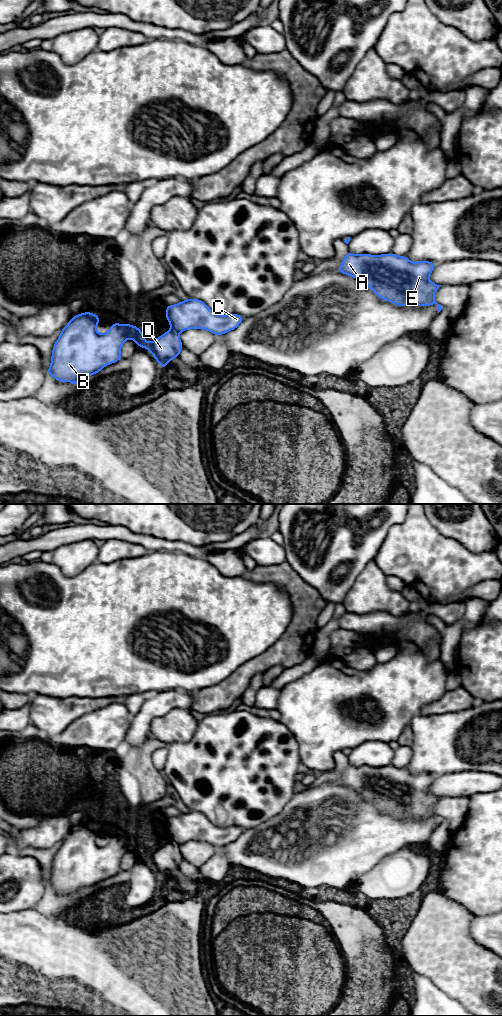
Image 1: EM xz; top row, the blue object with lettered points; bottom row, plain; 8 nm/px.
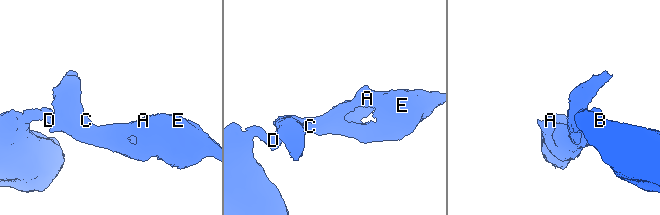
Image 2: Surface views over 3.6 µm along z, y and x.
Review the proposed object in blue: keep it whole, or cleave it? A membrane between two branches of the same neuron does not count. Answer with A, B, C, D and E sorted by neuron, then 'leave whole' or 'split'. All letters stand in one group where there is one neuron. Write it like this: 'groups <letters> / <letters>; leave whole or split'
groups A C E / B D; split

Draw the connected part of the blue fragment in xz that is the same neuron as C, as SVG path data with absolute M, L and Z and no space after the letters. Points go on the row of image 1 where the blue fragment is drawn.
M187 299L166 306L166 319L178 333L188 329L204 329L214 335L223 335L236 329L244 317L239 314L220 315L199 299Z

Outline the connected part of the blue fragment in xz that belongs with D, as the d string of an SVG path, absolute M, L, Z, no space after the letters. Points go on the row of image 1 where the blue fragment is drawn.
M91 312L72 317L53 346L47 373L59 382L72 382L75 387L82 377L121 360L120 350L128 339L146 348L162 368L178 357L183 348L179 333L173 329L148 343L142 331L130 324L113 323L107 333L100 334L96 330L99 321Z

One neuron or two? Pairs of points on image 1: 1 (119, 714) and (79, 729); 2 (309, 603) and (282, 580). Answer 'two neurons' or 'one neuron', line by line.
1: one neuron
2: one neuron

